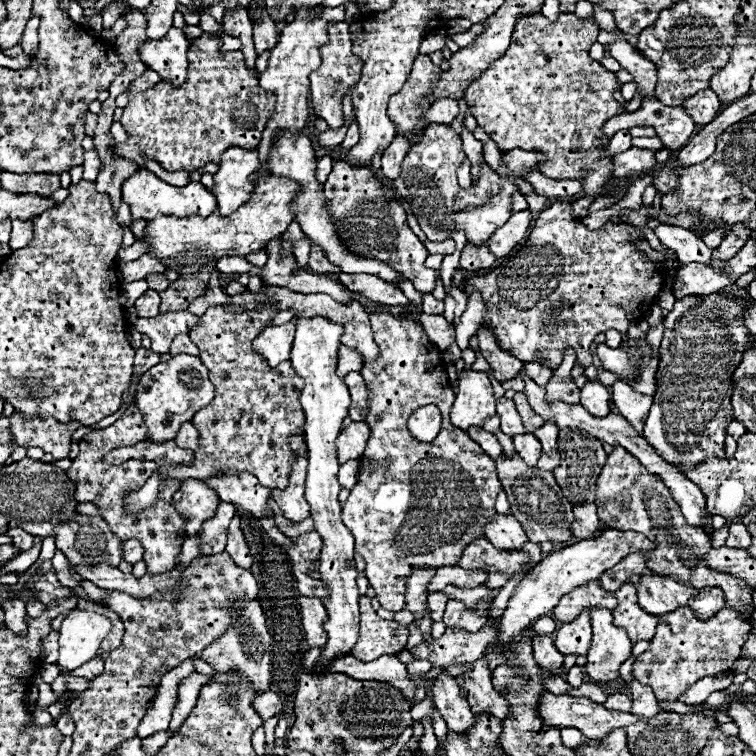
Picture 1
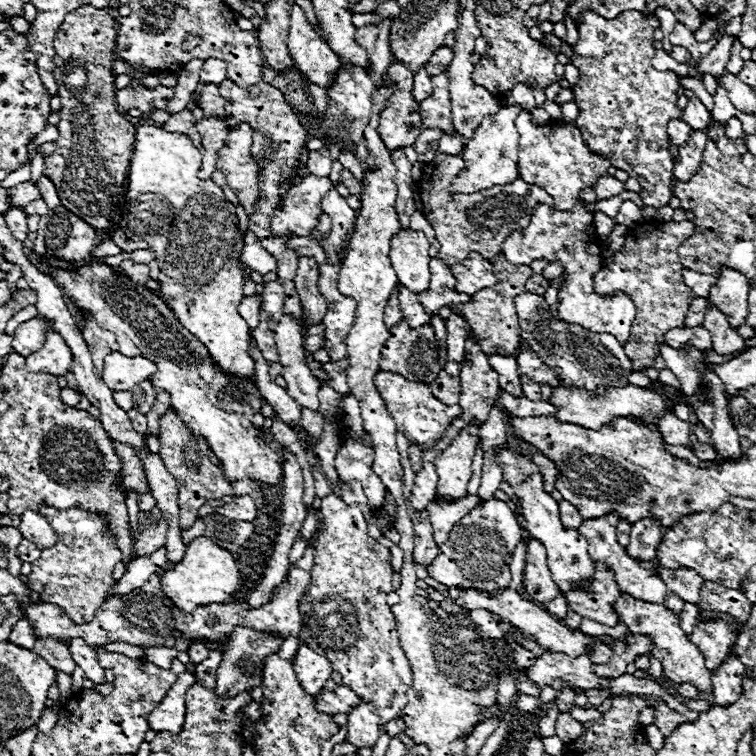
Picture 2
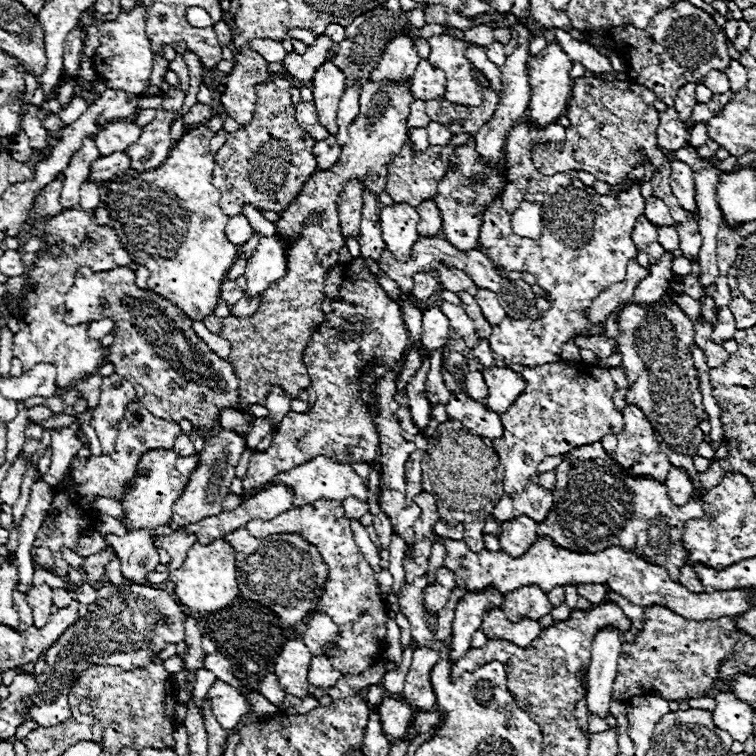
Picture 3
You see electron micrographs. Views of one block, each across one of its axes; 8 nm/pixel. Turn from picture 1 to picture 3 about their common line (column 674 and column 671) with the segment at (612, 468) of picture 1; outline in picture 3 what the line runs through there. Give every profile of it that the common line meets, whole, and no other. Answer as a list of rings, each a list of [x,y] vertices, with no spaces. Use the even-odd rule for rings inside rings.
[[[594,442],[564,454],[564,474],[556,474],[554,506],[548,518],[542,524],[538,524],[538,536],[550,536],[556,546],[572,552],[598,552],[610,546],[622,546],[636,556],[644,558],[646,562],[666,568],[670,572],[670,578],[678,582],[680,568],[688,564],[686,552],[682,548],[682,526],[688,520],[702,516],[704,512],[700,498],[692,498],[684,506],[674,506],[672,500],[666,496],[664,484],[656,482],[654,478],[630,478],[622,474],[616,462],[610,456],[606,456],[600,442]]]

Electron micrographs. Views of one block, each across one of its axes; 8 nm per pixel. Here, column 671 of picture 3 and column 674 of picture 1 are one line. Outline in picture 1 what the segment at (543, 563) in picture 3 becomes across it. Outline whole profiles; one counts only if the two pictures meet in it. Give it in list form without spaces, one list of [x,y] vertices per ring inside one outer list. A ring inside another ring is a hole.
[[[642,576],[638,584],[638,604],[648,612],[662,616],[684,606],[692,596],[696,596],[696,588],[686,586],[672,576]]]

